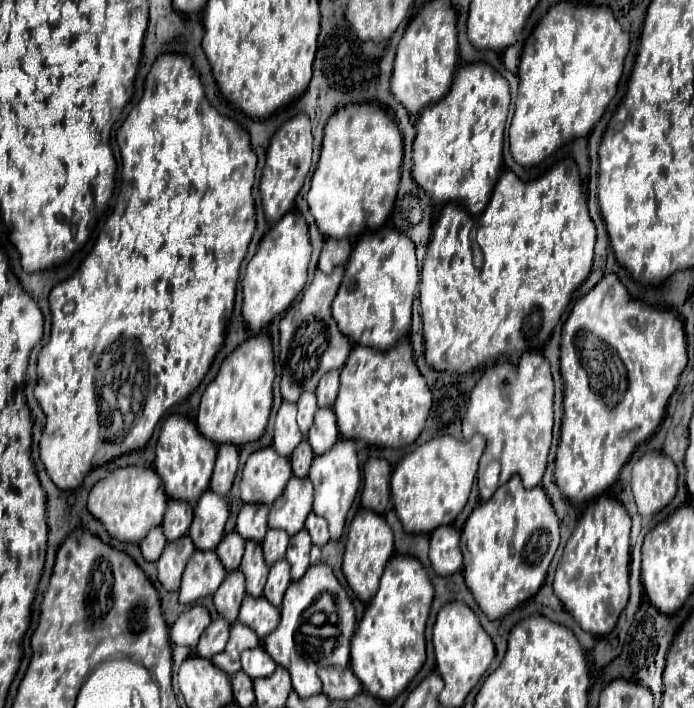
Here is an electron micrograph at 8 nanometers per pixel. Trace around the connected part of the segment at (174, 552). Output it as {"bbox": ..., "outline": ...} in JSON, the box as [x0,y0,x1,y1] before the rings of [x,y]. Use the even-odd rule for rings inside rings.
{"bbox":[158,535,194,591],"outline":[[[188,535],[166,545],[166,551],[158,559],[158,581],[164,585],[164,589],[168,591],[180,589],[182,573],[192,553],[194,553],[194,543],[188,539]]]}

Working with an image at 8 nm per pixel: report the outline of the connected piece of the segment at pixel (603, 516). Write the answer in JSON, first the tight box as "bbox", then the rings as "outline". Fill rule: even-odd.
{"bbox":[554,497,630,635],"outline":[[[598,497],[580,517],[554,575],[554,593],[586,633],[608,635],[630,599],[630,517],[612,497]]]}

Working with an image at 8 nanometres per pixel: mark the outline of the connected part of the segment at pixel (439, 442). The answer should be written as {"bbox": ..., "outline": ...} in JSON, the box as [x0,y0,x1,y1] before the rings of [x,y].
{"bbox":[390,433,486,533],"outline":[[[480,433],[470,439],[454,439],[442,435],[420,445],[396,465],[390,481],[390,493],[394,511],[408,533],[432,533],[440,525],[450,525],[458,517],[470,497],[484,451],[486,437]]]}

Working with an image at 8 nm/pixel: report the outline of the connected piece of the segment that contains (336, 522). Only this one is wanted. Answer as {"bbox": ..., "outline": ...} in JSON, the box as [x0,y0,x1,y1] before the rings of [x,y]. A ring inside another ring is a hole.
{"bbox":[308,439,362,541],"outline":[[[340,439],[326,455],[314,457],[308,479],[314,483],[314,489],[316,489],[312,511],[328,521],[332,541],[340,541],[344,535],[348,511],[350,511],[350,507],[356,499],[356,493],[360,489],[360,483],[362,483],[362,471],[360,471],[360,463],[358,463],[356,443],[352,439]]]}

